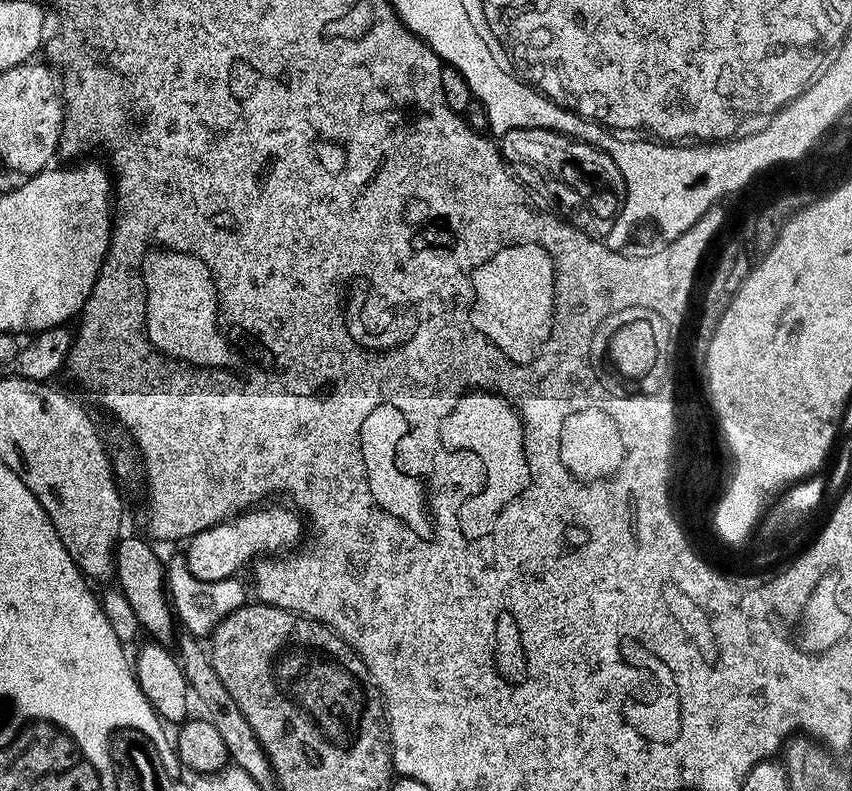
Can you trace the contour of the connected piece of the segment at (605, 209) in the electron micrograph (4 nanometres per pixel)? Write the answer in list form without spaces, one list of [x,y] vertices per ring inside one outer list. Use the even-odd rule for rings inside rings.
[[[541,128],[510,130],[499,137],[498,147],[504,163],[508,165],[521,185],[529,193],[532,191],[538,199],[545,200],[549,204],[545,205],[553,213],[559,214],[579,232],[584,232],[593,238],[607,238],[610,230],[616,227],[616,218],[620,214],[620,209],[624,207],[624,179],[622,170],[618,170],[614,158],[610,158],[593,144],[584,144],[581,140],[562,135],[561,132],[551,132]]]

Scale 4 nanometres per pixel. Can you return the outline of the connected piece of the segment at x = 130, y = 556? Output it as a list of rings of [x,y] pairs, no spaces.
[[[125,535],[116,545],[115,583],[118,585],[123,603],[128,603],[128,608],[136,615],[137,622],[152,635],[149,637],[156,642],[168,642],[172,636],[174,611],[166,583],[165,561],[160,561],[159,554],[151,548],[153,545],[143,535],[127,536]]]

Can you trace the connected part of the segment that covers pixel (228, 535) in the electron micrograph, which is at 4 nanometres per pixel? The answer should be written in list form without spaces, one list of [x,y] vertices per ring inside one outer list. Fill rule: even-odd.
[[[268,506],[249,510],[223,524],[215,524],[213,528],[191,536],[186,544],[188,549],[182,552],[182,559],[190,574],[208,583],[228,580],[237,575],[236,571],[243,564],[251,565],[261,554],[272,554],[268,552],[276,552],[279,548],[286,547],[291,540],[301,539],[299,515],[291,516],[284,508],[264,507]]]

